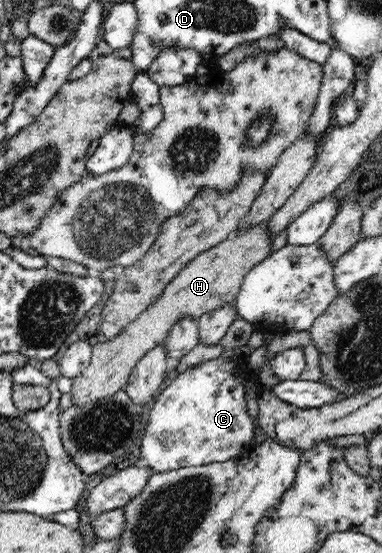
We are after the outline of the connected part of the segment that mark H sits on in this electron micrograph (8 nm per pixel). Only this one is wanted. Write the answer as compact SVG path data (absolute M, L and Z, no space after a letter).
M265 223L249 230L231 233L228 239L216 247L199 253L176 277L164 287L156 298L135 321L107 343L93 346L93 355L88 367L73 379L72 403L78 407L90 401L108 398L125 389L133 367L148 355L148 351L164 346L167 334L180 319L198 321L202 315L234 303L246 274L270 253L271 241Z

